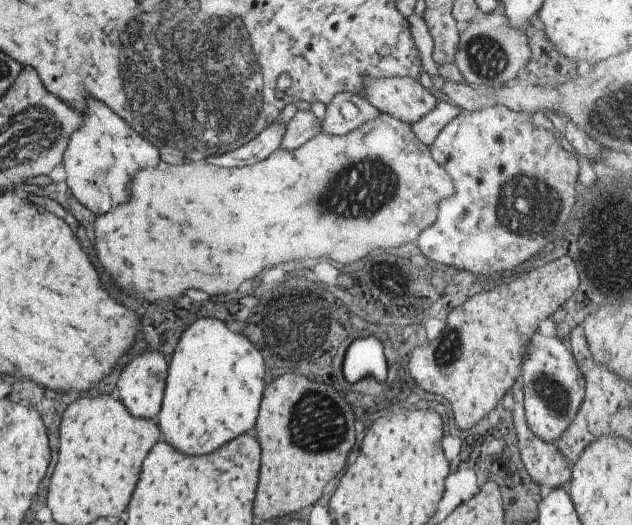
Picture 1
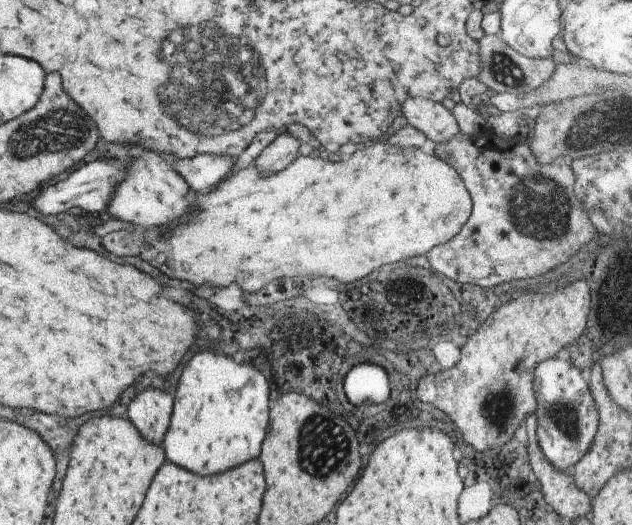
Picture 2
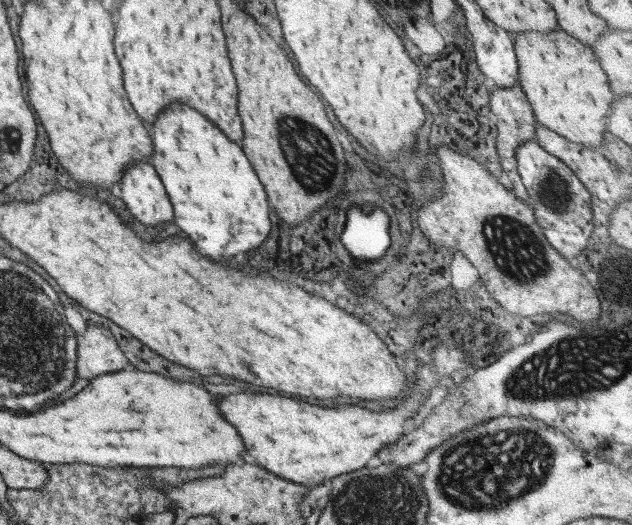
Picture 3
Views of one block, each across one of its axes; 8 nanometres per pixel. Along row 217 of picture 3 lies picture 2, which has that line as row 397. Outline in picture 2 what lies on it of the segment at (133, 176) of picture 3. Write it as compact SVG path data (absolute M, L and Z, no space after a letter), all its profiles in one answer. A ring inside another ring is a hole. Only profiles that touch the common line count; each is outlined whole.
M146 388L132 398L126 418L140 430L144 440L160 444L168 432L172 411L173 396L156 388Z

